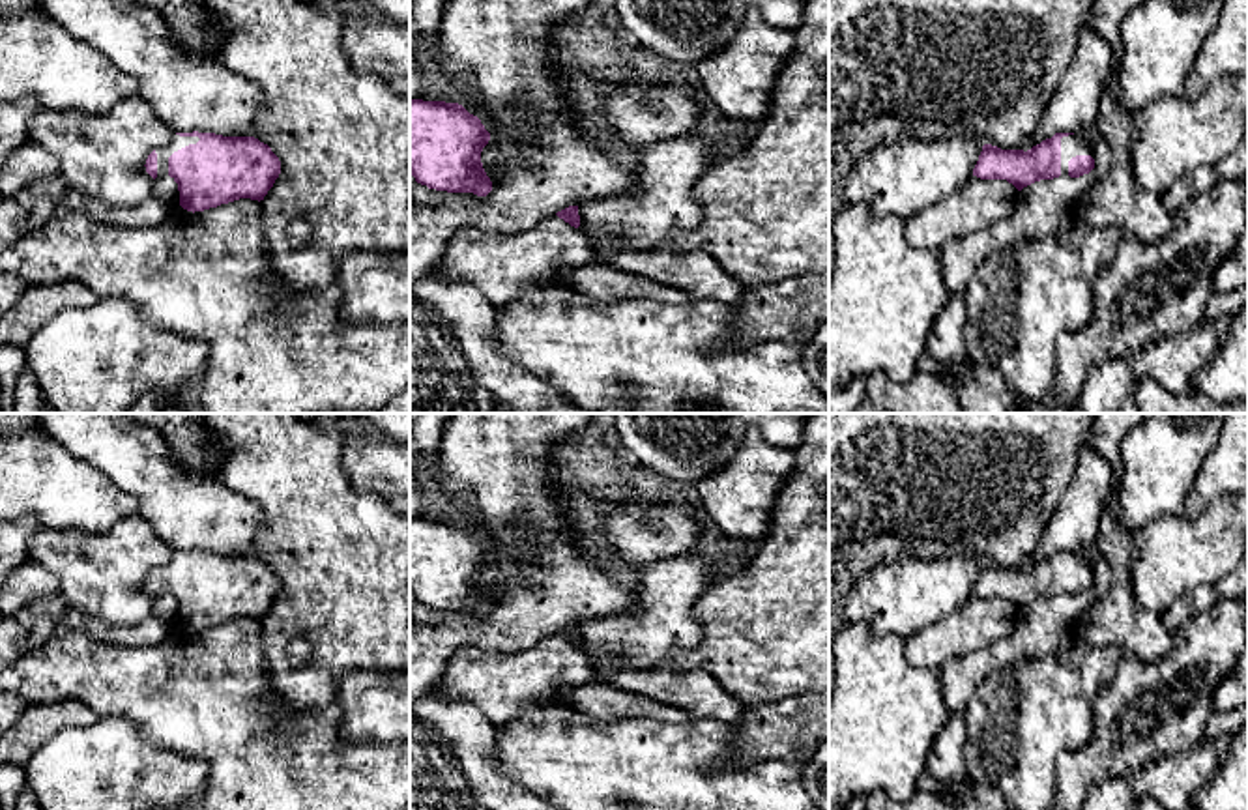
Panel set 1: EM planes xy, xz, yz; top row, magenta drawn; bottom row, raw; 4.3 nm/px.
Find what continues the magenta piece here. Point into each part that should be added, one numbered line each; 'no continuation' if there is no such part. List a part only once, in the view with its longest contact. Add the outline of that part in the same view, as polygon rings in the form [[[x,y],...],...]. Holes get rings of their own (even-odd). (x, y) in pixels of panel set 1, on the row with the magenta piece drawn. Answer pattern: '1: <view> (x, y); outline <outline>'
1: xy (176, 143); outline [[[172,135],[172,138],[163,144],[163,146],[157,146],[155,148],[155,153],[157,153],[157,176],[167,176],[168,174],[168,157],[189,146],[189,144],[196,144],[200,138],[198,137],[180,137],[180,135]]]

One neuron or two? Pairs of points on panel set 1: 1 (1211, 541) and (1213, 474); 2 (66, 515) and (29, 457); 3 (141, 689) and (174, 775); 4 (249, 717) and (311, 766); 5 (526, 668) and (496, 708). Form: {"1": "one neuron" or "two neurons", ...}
{"1": "two neurons", "2": "one neuron", "3": "two neurons", "4": "one neuron", "5": "one neuron"}

